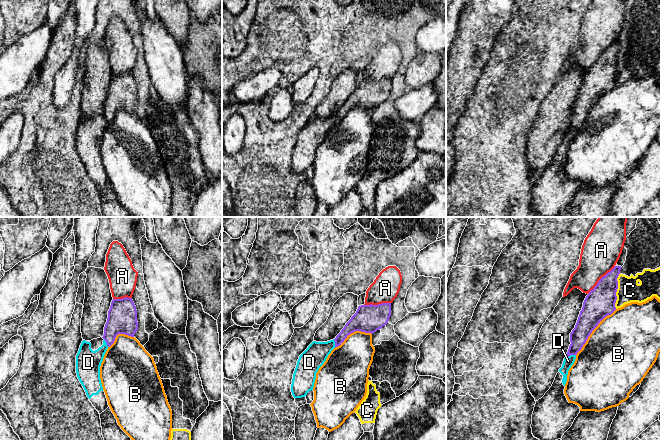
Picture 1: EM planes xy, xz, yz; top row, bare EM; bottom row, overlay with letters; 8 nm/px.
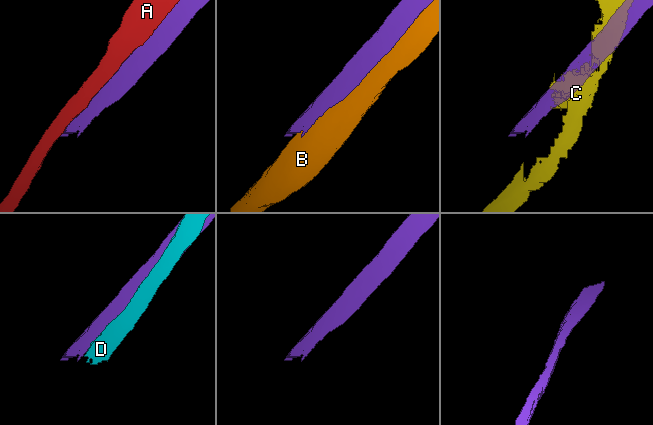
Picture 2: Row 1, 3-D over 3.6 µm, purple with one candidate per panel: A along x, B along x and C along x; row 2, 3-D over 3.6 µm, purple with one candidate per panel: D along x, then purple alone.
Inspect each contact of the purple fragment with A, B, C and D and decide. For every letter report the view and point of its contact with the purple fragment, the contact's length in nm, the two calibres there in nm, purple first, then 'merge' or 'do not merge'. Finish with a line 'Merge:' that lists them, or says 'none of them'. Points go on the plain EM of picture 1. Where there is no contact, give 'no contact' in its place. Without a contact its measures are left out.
A: yz (600, 55) | 320 nm | 240/320 nm | do not merge
B: yz (592, 106) | 500 nm | 240/500 nm | do not merge
C: yz (616, 67) | 280 nm | 240/180 nm | do not merge
D: yz (570, 130) | 80 nm | 140/80 nm | do not merge
Merge: none of them

